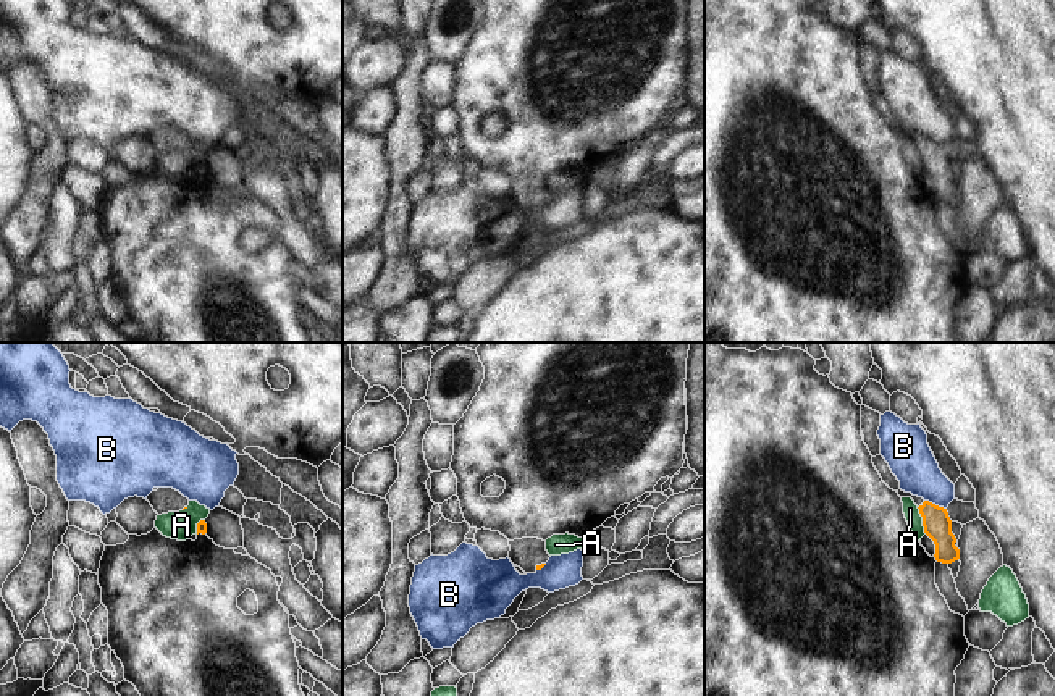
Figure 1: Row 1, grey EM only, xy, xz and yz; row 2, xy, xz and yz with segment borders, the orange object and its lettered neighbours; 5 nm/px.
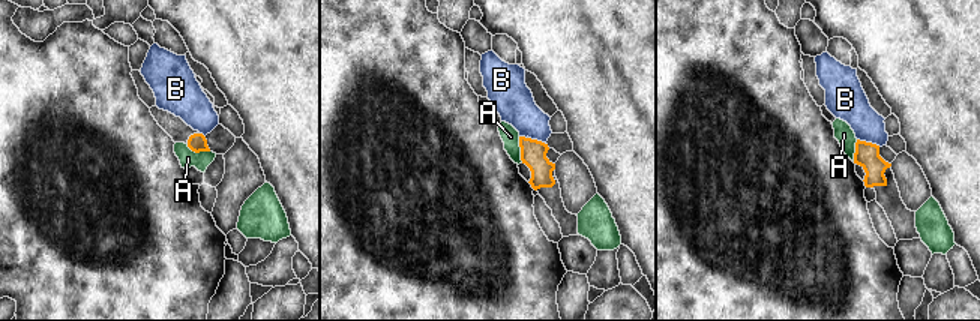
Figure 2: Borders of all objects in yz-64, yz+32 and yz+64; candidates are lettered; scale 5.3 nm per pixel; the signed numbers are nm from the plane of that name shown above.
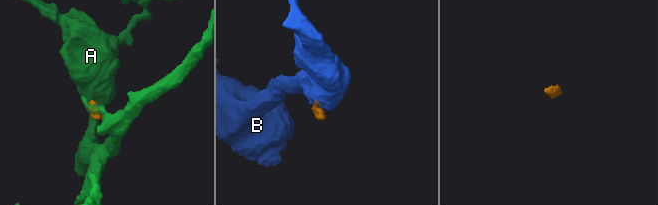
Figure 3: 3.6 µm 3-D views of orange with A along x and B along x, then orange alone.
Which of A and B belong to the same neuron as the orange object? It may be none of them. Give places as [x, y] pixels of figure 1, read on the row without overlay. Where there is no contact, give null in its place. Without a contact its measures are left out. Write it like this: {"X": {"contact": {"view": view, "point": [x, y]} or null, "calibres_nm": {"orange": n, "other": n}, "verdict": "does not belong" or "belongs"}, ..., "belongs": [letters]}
{"A": {"contact": {"view": "yz", "point": [923, 159]}, "calibres_nm": {"orange": 140, "other": 80}, "verdict": "does not belong"}, "B": {"contact": {"view": "yz", "point": [934, 142]}, "calibres_nm": {"orange": 140, "other": 220}, "verdict": "does not belong"}, "belongs": []}

